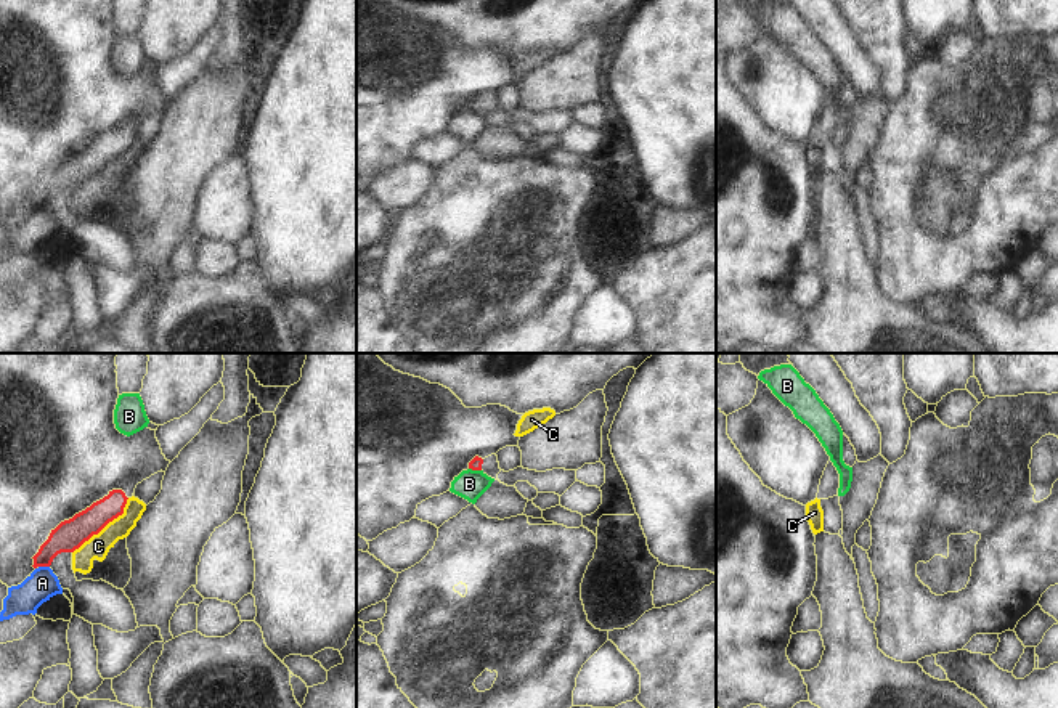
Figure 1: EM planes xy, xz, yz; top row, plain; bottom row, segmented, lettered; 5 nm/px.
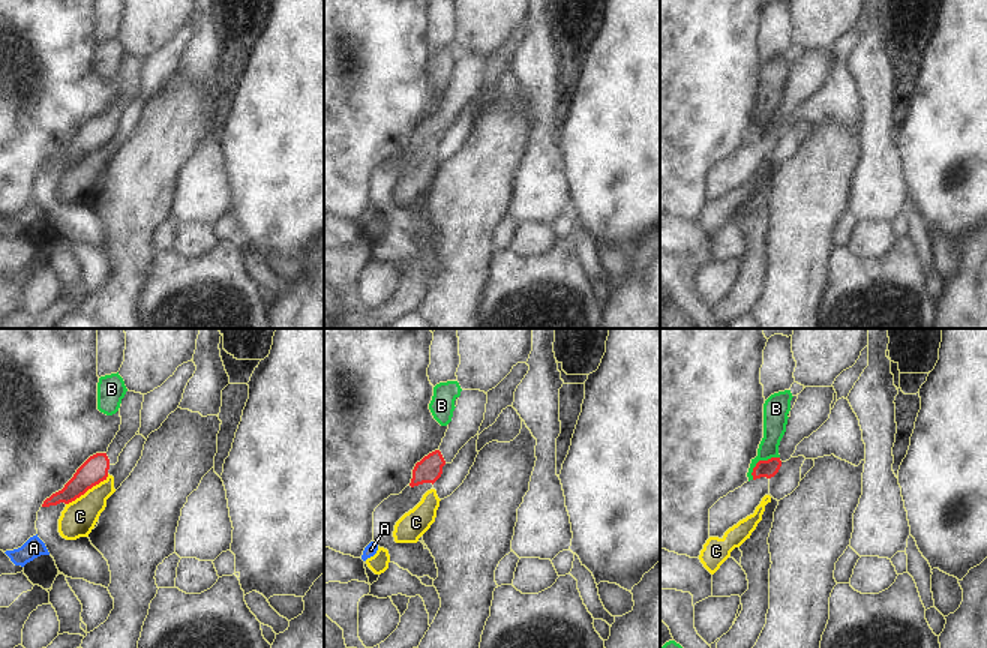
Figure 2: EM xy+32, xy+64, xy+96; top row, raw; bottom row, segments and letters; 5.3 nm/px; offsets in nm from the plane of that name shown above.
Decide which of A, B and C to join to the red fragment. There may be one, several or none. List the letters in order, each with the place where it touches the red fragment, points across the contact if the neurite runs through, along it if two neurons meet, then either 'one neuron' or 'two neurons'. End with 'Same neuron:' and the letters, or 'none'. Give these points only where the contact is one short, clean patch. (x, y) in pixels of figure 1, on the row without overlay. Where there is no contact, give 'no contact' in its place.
A: meets red in xy at (44, 206); two neurons
B: meets red in xz at (476, 109); border along xz (469, 108), (480, 111); two neurons
C: meets red in xy at (105, 166); border along xy (129, 138), (121, 154), (73, 193); two neurons
Same neuron: none

